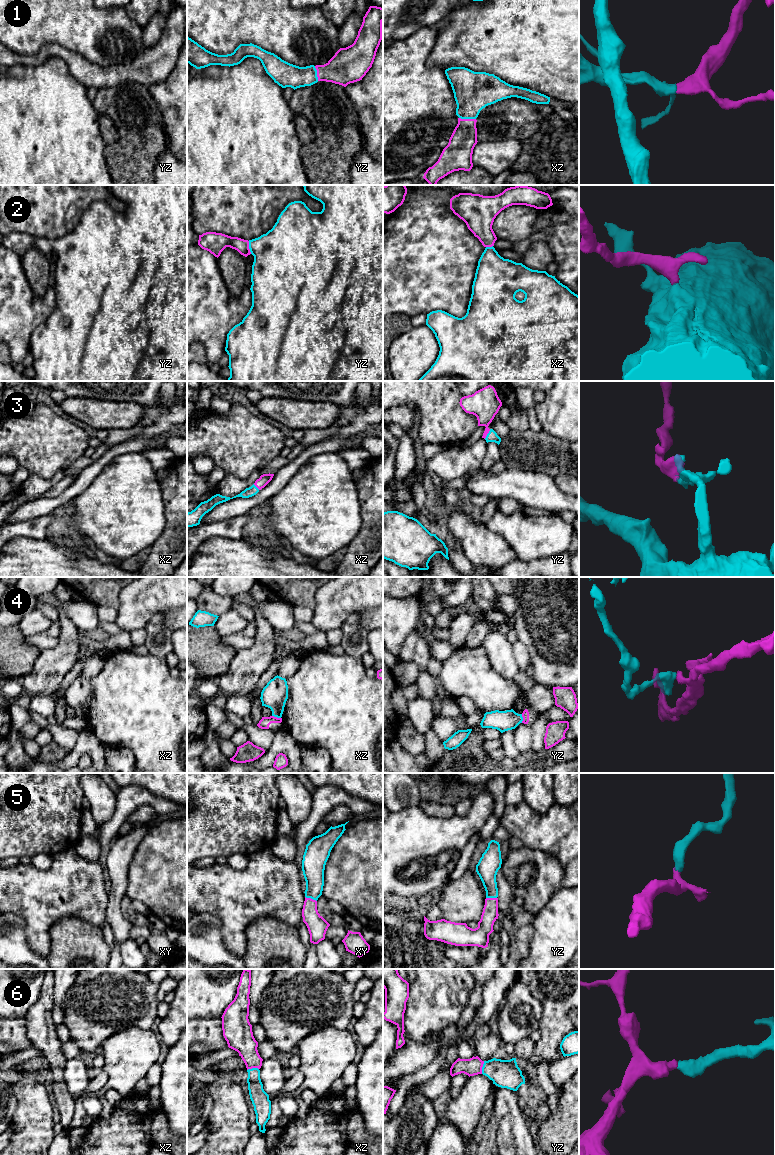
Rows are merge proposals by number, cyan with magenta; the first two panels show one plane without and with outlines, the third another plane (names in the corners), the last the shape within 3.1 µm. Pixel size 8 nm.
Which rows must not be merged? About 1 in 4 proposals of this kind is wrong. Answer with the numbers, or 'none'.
4

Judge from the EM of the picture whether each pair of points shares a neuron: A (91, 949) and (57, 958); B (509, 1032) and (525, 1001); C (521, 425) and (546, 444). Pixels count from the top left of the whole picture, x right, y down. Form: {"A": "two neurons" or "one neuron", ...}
{"A": "one neuron", "B": "one neuron", "C": "two neurons"}

